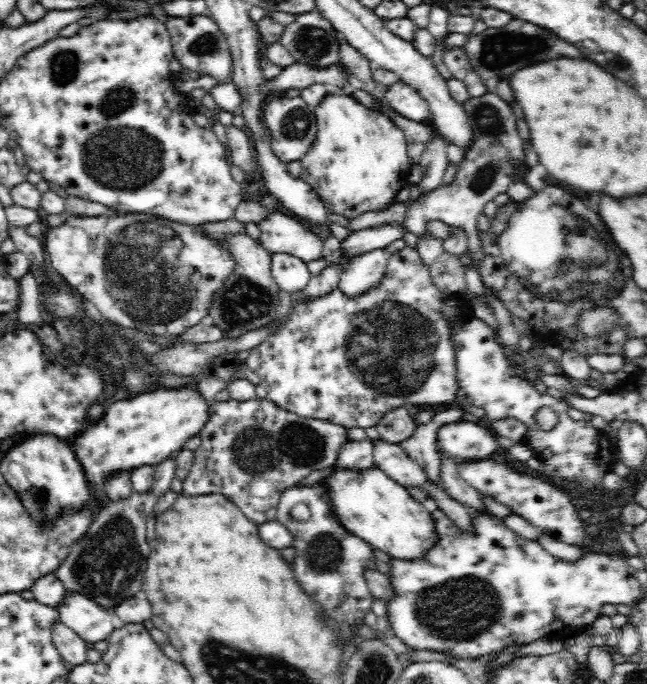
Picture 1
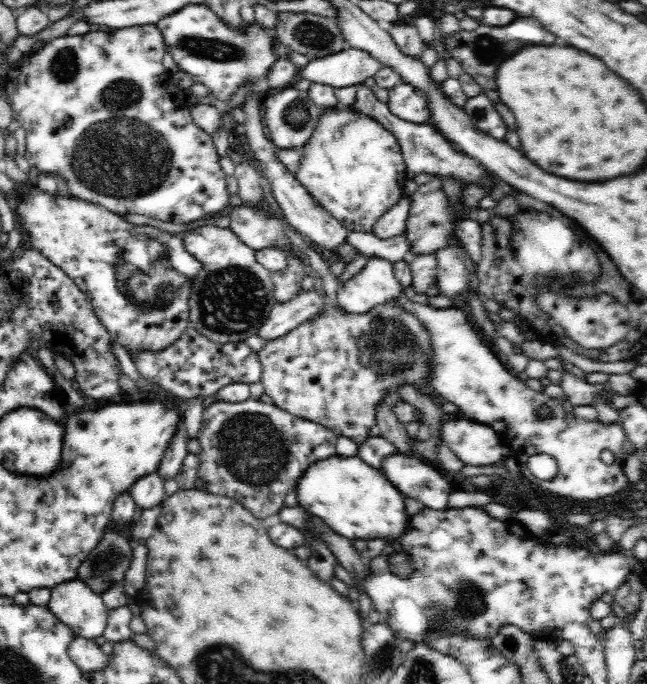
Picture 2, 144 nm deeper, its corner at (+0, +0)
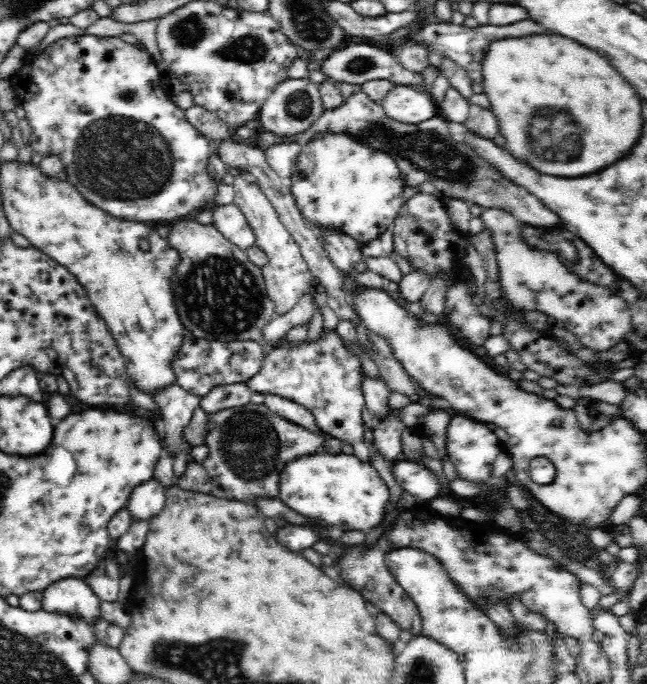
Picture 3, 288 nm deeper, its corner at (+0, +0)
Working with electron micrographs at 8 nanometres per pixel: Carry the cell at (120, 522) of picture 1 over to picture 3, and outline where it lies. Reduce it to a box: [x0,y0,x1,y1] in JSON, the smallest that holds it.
[154,384,202,458]

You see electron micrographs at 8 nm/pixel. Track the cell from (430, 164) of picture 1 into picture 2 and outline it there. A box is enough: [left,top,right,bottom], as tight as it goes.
[406,176,456,256]

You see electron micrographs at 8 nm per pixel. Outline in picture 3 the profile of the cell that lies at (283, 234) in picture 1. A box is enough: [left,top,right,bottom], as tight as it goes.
[210,204,256,248]

